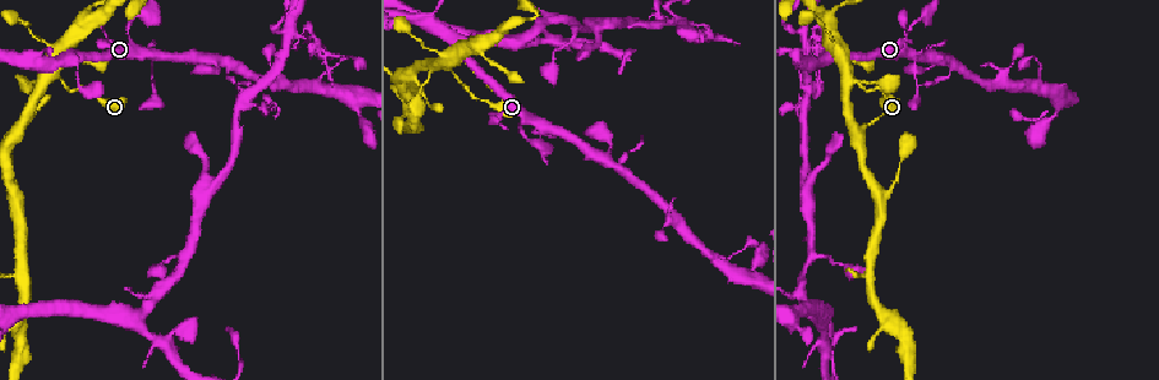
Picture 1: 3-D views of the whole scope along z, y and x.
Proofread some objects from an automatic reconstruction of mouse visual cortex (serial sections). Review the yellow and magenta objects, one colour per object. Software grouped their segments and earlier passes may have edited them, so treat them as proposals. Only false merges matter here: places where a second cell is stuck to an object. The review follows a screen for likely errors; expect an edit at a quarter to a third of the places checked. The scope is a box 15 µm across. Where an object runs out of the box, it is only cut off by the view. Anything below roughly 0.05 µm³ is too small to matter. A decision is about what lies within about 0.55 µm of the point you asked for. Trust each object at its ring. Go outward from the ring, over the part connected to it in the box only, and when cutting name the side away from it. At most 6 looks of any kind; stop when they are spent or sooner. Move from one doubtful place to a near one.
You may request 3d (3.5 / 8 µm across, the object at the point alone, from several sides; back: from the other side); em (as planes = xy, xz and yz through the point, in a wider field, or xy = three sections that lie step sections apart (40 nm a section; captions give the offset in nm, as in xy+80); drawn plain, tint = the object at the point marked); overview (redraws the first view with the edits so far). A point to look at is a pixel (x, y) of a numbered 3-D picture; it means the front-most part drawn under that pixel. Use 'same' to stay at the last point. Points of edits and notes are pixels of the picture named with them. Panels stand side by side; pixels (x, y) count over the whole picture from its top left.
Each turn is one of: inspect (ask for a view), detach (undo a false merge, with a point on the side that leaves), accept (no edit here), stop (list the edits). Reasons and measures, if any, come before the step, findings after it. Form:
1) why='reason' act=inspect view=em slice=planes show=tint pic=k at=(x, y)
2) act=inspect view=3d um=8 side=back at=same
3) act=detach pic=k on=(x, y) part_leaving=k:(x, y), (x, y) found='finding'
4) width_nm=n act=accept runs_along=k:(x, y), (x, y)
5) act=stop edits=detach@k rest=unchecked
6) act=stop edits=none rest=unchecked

why='narrows sharply' act=inspect view=3d um=3.5 pic=1 at=(106, 33)

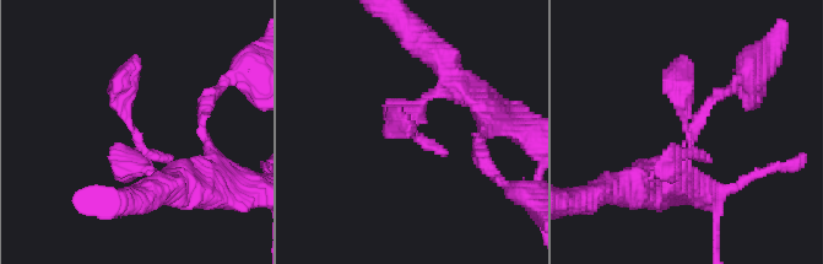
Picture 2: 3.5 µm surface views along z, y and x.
why='need the tissue' act=inspect view=em slice=xy step=2 show=tint pic=2 at=(137, 134)

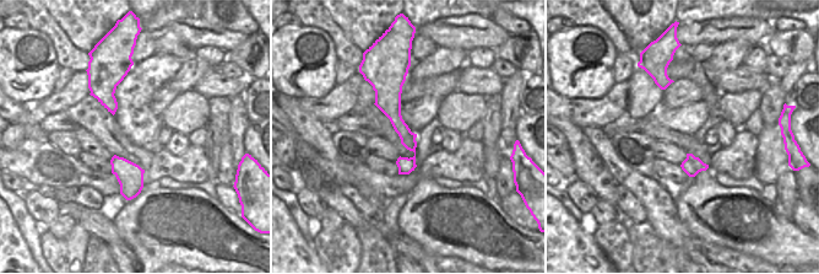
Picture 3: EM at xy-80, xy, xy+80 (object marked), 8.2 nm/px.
act=accept runs_along=2:(645, 176), (689, 149), (683, 63) found='continuous, no second cell'

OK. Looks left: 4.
why='thick turns thin' act=inspect view=3d um=8 pic=1 at=(858, 84)

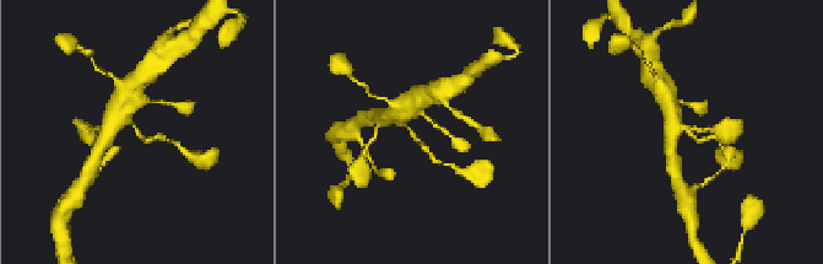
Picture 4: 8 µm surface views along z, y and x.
arms=3 arm_widths_nm=150,400,500 act=inspect view=em slice=xy step=3 show=tint pic=4 at=(688, 131)

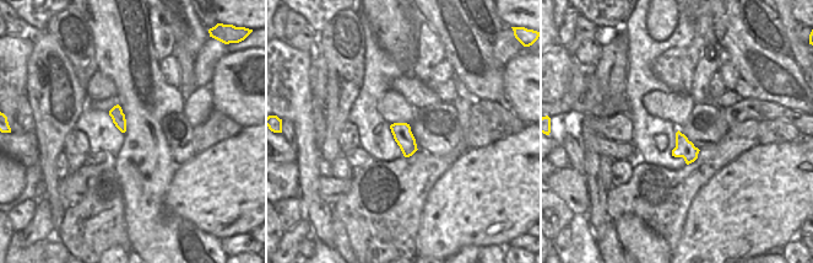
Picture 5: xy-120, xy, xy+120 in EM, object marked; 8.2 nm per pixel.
act=accept runs_along=4:(431, 156), (405, 124), (385, 118) found='continuous, no second cell'

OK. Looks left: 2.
why='thin arm on a thick one' act=inspect view=3d um=3.5 side=back pic=1 at=(867, 274)

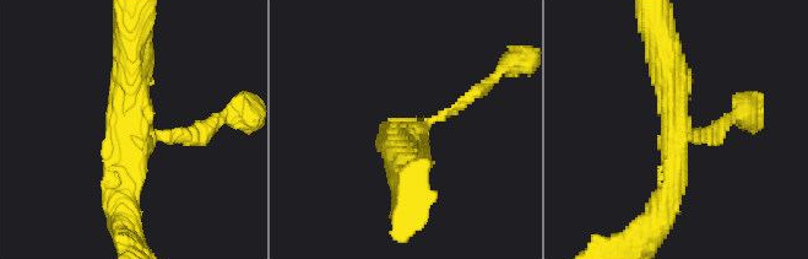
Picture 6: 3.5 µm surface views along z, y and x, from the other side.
arms=3 arm_widths_nm=150,350,400 why='now the EM' act=inspect view=em slice=xy step=1 show=tint pic=6 at=(128, 132)

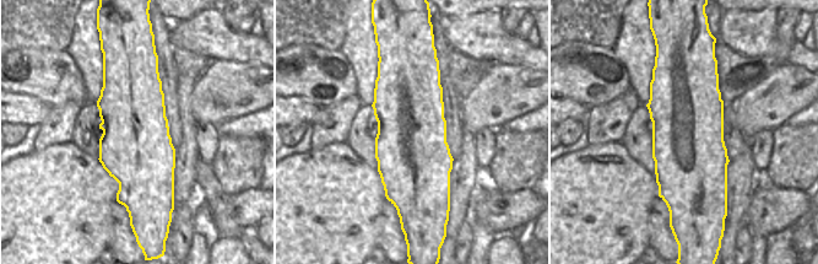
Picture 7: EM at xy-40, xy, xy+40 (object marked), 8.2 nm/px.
width_nm=600 act=accept runs_along=6:(129, 50), (121, 212) found='all the same cell'

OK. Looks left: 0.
act=stop edits=none rest=unchecked

